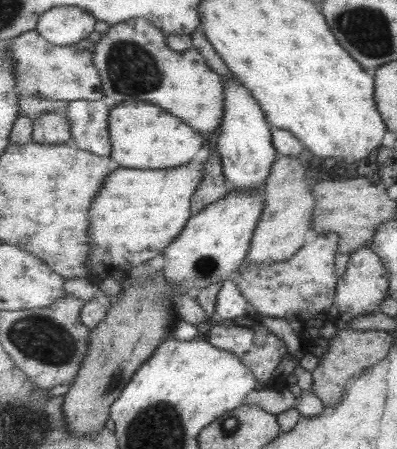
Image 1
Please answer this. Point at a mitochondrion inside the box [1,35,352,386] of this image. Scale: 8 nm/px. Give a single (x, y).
(131, 70)

